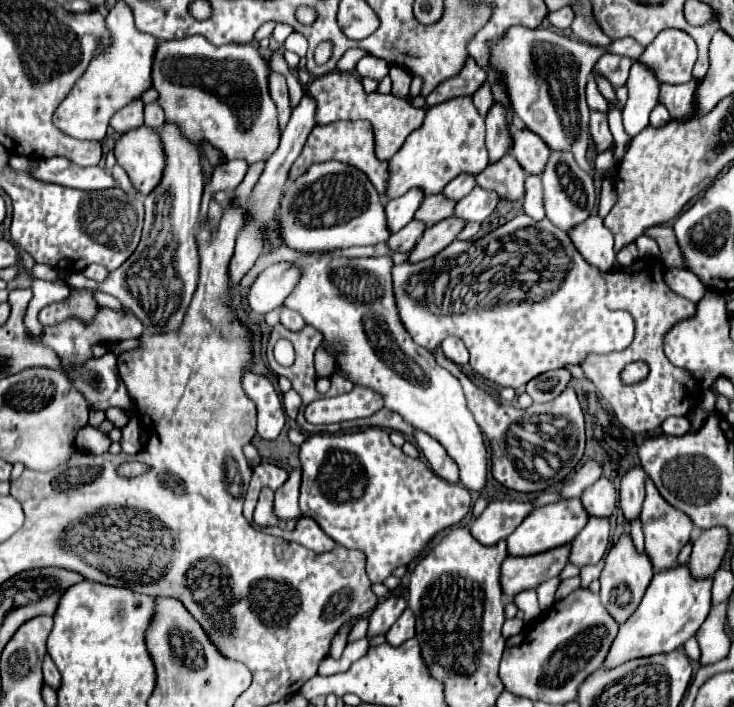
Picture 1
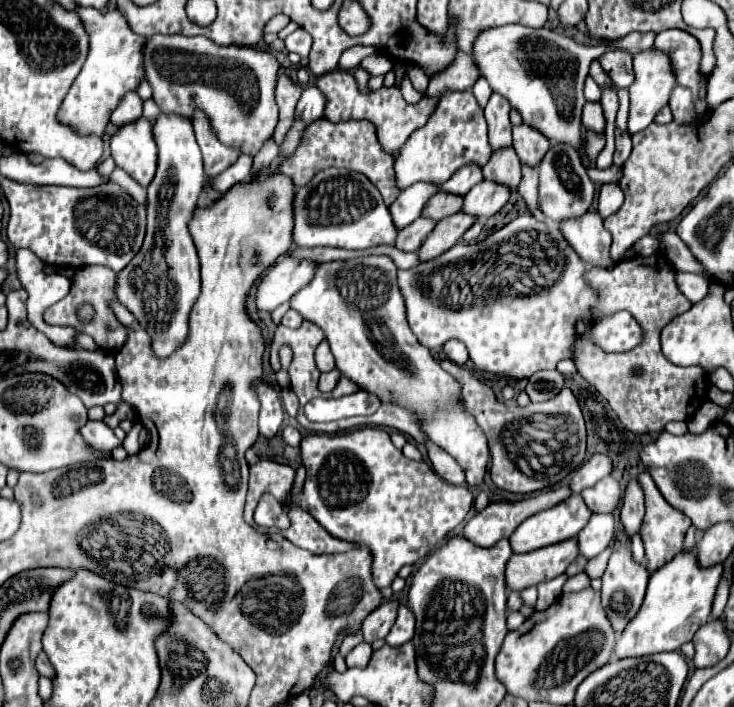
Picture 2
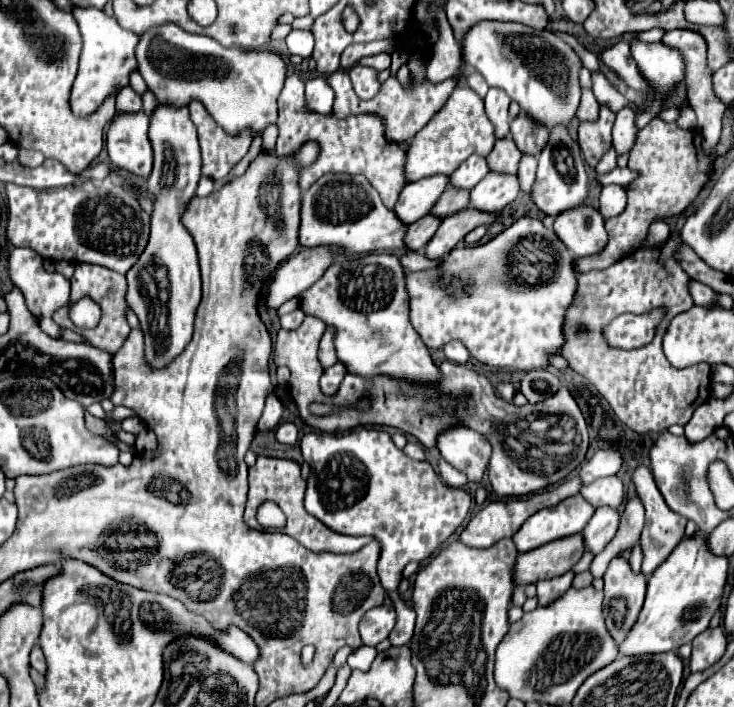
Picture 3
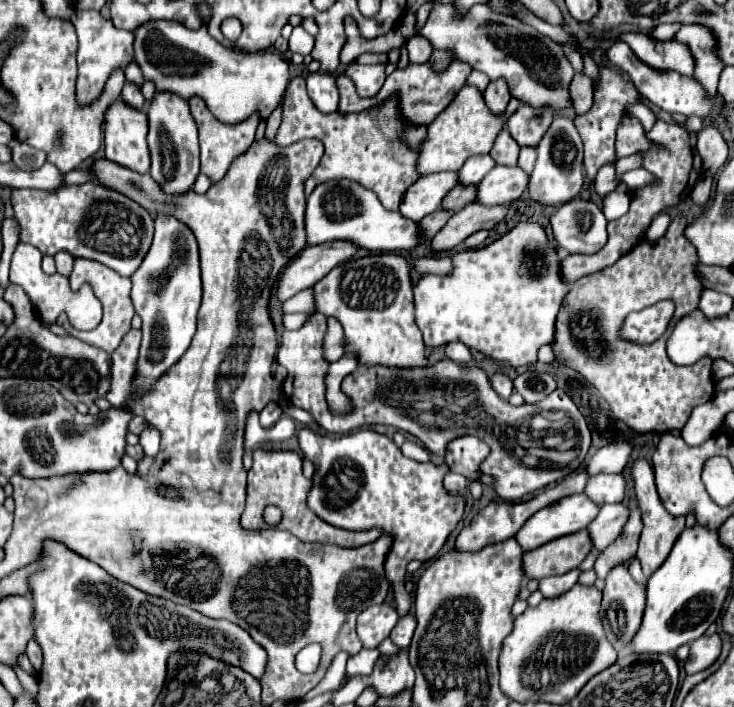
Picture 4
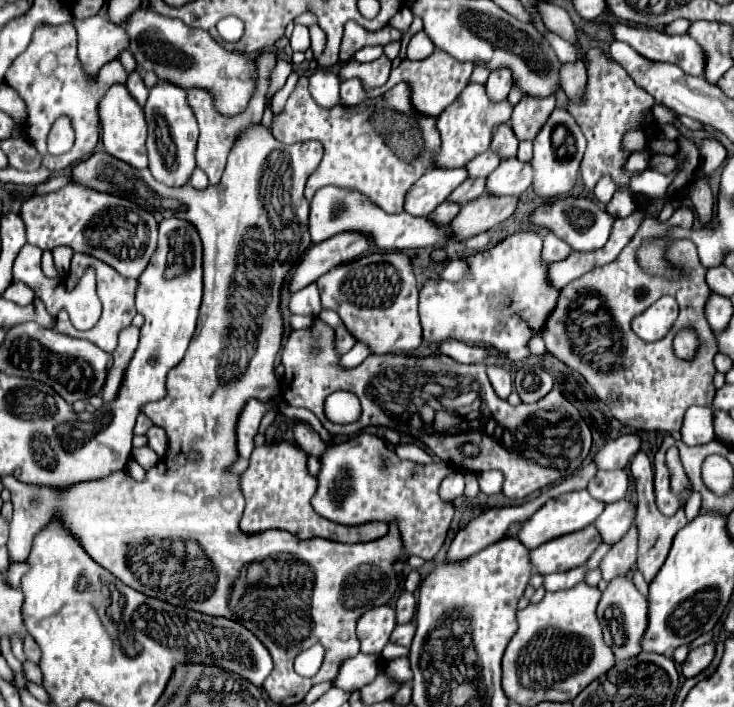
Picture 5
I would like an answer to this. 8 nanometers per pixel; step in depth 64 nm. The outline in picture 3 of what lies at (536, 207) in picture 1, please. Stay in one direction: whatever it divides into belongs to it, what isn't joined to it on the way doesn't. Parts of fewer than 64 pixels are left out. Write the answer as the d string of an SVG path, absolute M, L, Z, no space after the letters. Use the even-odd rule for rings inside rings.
M524 154L520 160L520 168L518 168L518 176L520 176L520 188L522 192L530 194L530 186L534 182L536 176L536 156Z

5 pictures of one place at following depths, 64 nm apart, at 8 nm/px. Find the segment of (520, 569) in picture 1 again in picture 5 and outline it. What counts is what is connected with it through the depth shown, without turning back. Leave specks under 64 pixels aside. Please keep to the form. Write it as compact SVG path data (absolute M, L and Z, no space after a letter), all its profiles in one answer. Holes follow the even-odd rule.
M590 524L584 530L554 538L530 552L534 568L546 576L552 572L566 572L570 568L584 566L592 552L602 544L596 526Z

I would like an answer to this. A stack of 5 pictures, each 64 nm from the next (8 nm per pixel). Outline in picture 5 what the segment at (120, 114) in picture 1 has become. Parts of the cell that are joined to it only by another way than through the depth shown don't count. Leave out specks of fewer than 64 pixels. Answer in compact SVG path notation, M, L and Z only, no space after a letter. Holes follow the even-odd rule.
M138 68L128 74L126 88L128 88L128 92L132 94L132 98L134 98L140 106L144 106L144 102L146 102L146 98L148 98L148 88L146 88L146 84L144 84L144 80L142 80Z

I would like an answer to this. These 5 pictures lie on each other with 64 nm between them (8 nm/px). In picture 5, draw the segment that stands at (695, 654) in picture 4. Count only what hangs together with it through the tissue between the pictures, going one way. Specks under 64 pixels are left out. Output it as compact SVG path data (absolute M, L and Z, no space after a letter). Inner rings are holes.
M708 642L708 644L704 644L696 650L690 650L686 662L682 664L682 674L686 678L692 678L692 676L700 674L712 662L712 658L714 658L714 644L712 642Z

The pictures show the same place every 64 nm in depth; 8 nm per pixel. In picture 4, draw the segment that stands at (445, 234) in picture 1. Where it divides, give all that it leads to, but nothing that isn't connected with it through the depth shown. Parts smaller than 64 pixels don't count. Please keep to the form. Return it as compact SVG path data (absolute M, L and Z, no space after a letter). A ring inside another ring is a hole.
M470 202L460 212L456 212L446 226L432 238L432 250L452 250L462 244L476 230L492 230L504 216L508 214L508 206L482 206Z

